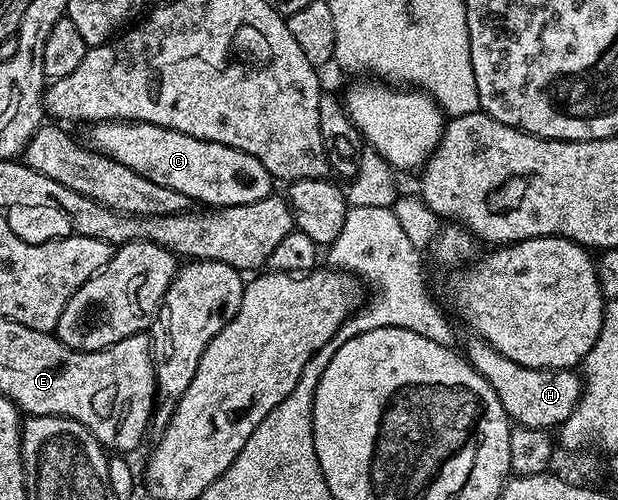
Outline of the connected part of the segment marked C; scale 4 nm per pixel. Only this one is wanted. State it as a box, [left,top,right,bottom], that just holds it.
[87,121,275,209]

